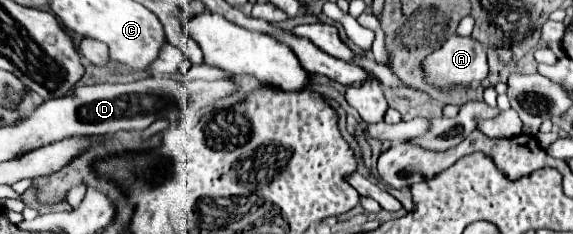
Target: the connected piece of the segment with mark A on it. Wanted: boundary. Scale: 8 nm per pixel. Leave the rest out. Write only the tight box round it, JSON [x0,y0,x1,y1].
[424,35,488,89]

